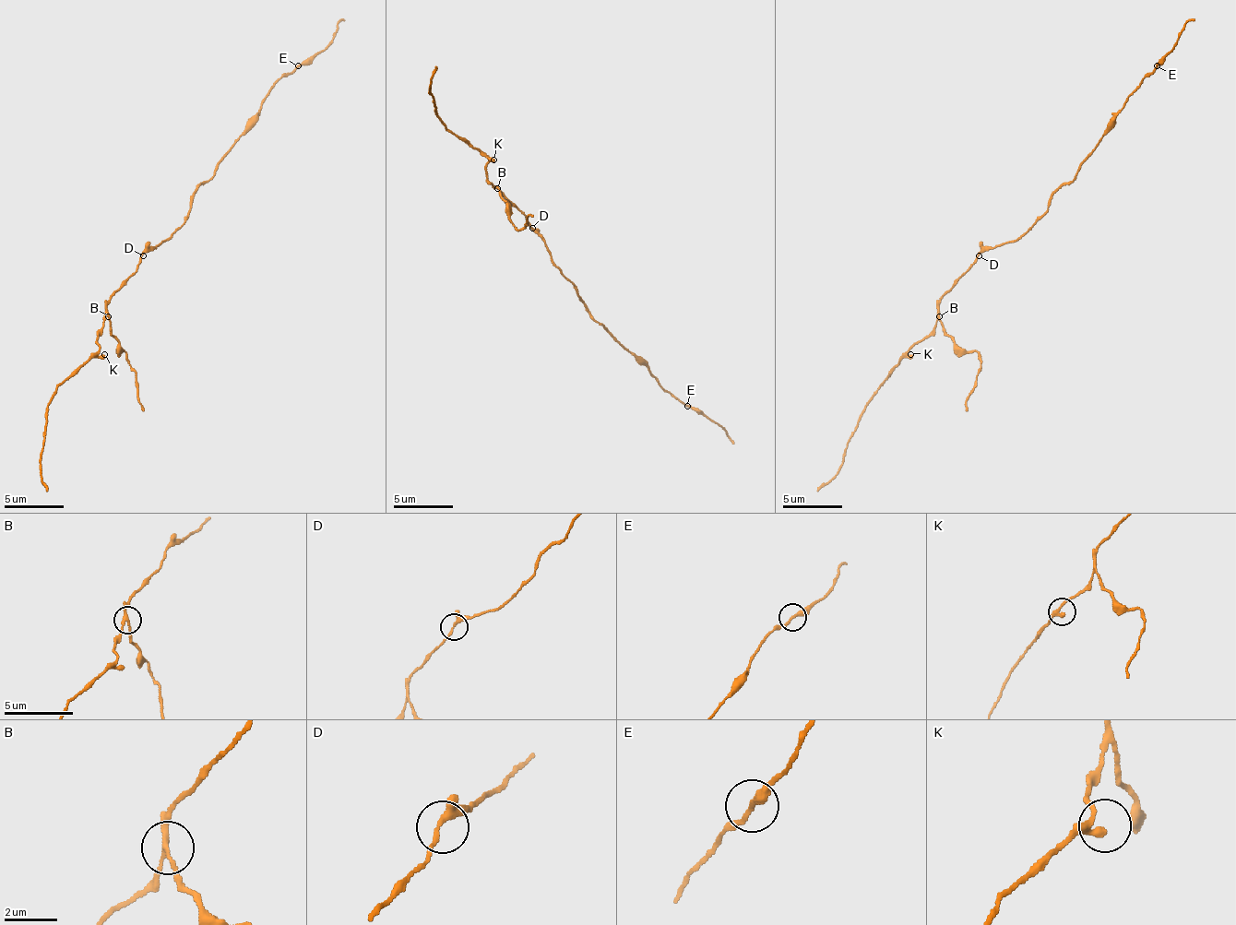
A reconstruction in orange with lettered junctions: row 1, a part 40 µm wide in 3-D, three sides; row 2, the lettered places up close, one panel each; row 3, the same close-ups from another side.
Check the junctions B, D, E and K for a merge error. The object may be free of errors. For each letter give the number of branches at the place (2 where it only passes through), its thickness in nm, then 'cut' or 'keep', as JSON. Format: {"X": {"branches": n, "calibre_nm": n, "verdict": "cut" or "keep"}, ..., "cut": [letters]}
{"B": {"branches": 3, "calibre_nm": 170, "verdict": "cut"}, "D": {"branches": 3, "calibre_nm": 200, "verdict": "keep"}, "E": {"branches": 2, "calibre_nm": 200, "verdict": "keep"}, "K": {"branches": 2, "calibre_nm": 200, "verdict": "keep"}, "cut": ["B"]}

